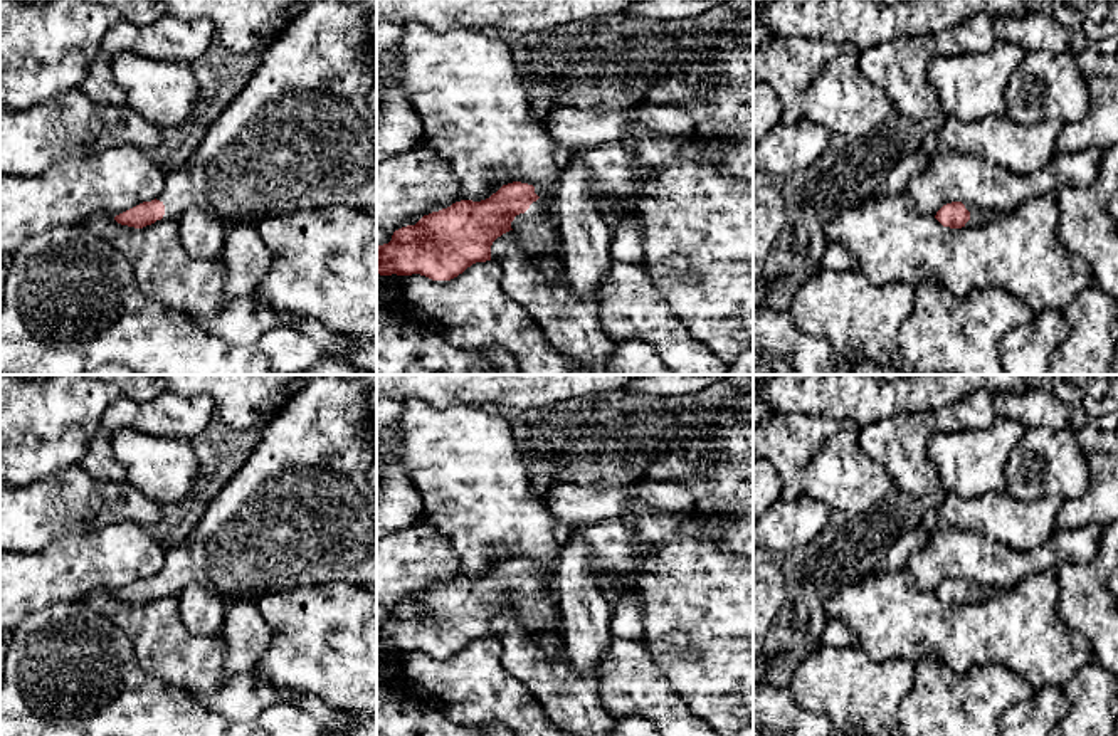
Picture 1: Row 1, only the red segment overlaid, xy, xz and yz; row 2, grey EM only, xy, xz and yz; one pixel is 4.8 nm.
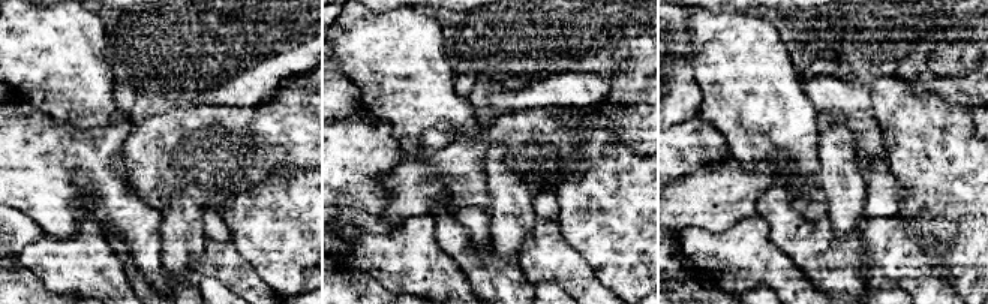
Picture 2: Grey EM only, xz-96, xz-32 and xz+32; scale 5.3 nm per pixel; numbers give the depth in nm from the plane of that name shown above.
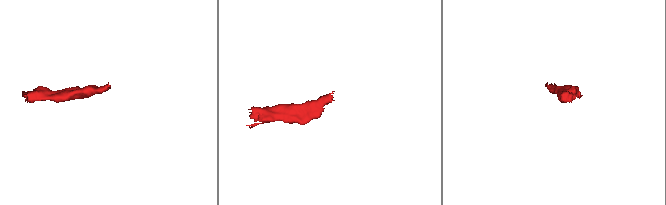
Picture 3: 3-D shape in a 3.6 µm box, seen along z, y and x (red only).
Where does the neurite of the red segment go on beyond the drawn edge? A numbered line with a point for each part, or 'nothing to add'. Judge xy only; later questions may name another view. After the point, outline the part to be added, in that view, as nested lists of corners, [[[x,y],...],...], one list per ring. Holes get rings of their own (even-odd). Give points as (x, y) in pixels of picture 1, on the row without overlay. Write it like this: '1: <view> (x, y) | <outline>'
1: xy (300, 511) | [[[326,375],[313,380],[304,390],[289,400],[279,413],[264,423],[259,444],[225,487],[208,502],[198,524],[180,544],[165,549],[165,563],[156,573],[156,576],[165,581],[165,591],[161,597],[178,597],[185,586],[195,583],[230,607],[242,602],[256,603],[267,591],[289,590],[311,583],[343,581],[346,585],[377,586],[377,494],[368,482],[368,469],[377,454],[377,430],[372,427],[372,418],[367,412],[367,397],[375,388],[375,385]]]

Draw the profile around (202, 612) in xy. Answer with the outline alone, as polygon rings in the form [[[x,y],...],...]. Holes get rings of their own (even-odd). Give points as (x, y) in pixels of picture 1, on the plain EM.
[[[200,585],[185,586],[180,595],[180,617],[195,635],[215,635],[222,632],[227,605]]]

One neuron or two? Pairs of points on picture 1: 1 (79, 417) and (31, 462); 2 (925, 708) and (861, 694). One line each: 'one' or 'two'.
1: one
2: two

